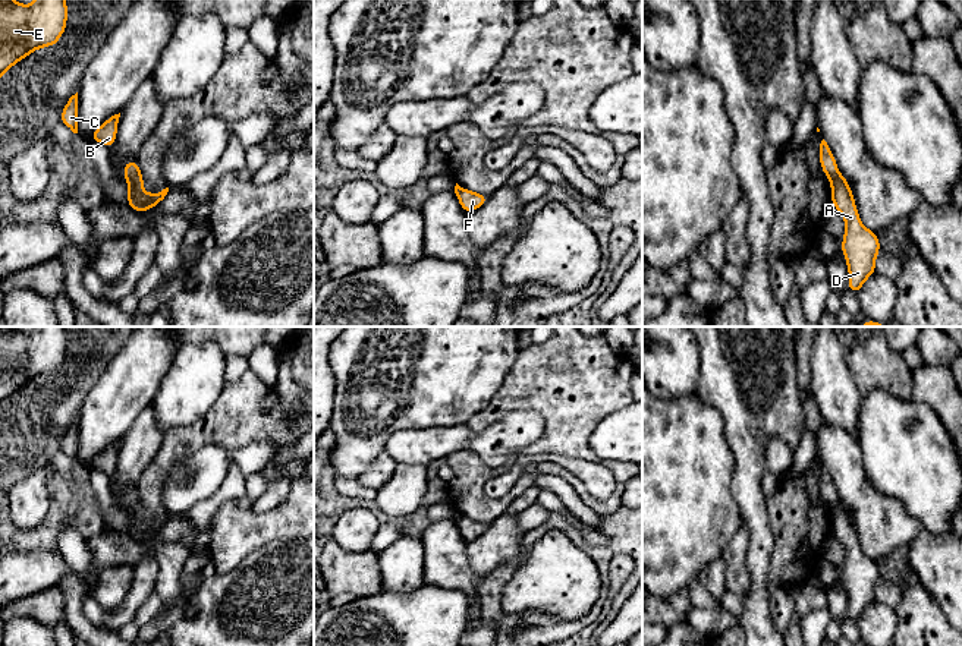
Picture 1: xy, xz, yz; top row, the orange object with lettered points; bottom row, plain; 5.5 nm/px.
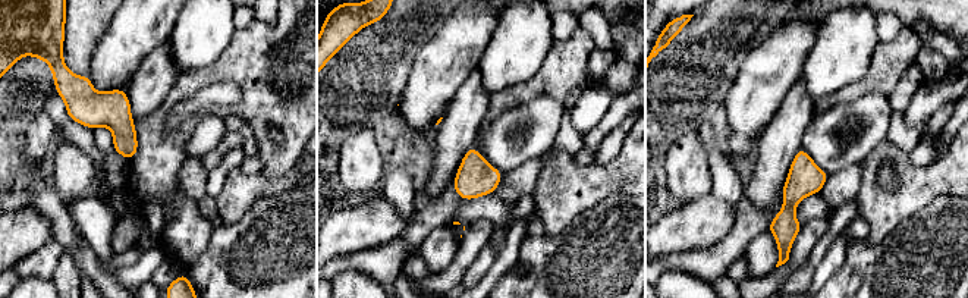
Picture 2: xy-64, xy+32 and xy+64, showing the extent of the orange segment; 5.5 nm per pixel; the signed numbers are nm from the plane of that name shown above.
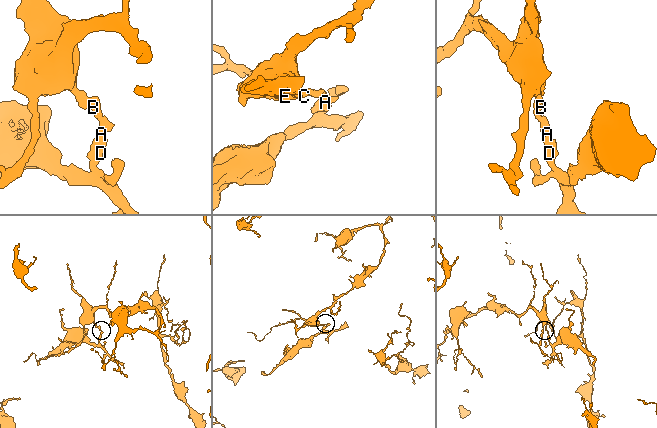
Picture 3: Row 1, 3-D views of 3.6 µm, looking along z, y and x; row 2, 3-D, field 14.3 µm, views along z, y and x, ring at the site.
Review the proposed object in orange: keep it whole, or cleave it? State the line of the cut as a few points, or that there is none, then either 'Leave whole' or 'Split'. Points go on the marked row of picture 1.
Split along xy (138, 169), (126, 180). Split

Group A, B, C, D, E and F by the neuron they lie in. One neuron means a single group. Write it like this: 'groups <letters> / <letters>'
groups A D F / B C E

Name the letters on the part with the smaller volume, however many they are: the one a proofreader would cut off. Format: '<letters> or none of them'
A, D, F

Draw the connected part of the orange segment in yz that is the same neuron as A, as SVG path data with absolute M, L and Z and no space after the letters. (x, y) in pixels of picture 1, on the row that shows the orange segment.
M837 173L831 186L831 204L842 214L846 229L842 239L842 252L848 264L848 290L859 292L865 280L875 272L875 256L880 252L877 233L868 230L861 221L848 180Z

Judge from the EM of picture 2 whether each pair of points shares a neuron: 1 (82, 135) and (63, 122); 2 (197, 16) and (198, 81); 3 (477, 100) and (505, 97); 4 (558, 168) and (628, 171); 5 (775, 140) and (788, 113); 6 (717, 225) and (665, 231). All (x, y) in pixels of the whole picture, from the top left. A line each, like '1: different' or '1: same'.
1: same
2: different
3: different
4: same
5: same
6: same

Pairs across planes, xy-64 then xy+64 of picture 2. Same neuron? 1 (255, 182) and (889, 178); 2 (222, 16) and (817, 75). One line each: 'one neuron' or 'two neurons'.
1: two neurons
2: one neuron

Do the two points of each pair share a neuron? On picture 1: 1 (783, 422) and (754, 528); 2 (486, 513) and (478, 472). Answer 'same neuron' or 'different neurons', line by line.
1: same neuron
2: same neuron

